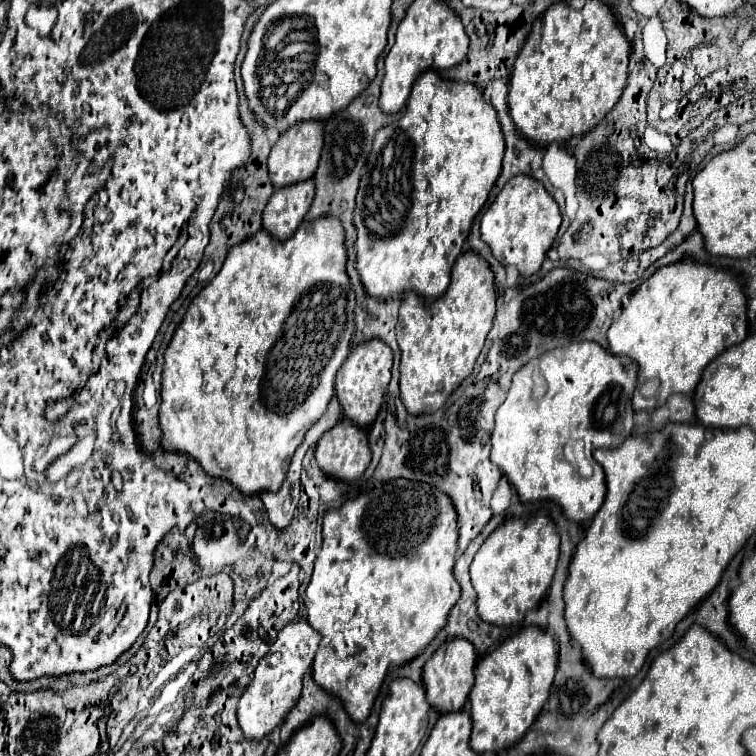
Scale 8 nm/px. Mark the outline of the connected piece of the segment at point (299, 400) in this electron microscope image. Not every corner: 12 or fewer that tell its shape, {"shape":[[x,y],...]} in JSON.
{"shape":[[337,217],[231,247],[165,351],[163,447],[277,491],[335,395]]}

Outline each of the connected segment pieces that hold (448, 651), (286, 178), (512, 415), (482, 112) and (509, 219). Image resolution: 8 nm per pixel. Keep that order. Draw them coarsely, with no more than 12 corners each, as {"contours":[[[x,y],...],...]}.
{"contours":[[[449,639],[423,669],[427,701],[461,709],[473,687],[477,653]],[[301,121],[269,155],[275,187],[313,177],[323,123]],[[595,341],[531,359],[495,415],[491,459],[523,503],[593,519],[601,471],[573,443],[633,431],[637,363]],[[417,77],[361,173],[357,271],[435,301],[501,173],[473,83]],[[515,175],[481,219],[495,259],[533,275],[561,213],[545,187]]]}

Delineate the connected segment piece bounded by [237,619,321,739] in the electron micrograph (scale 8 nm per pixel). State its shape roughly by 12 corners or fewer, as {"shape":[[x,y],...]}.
{"shape":[[279,631],[239,701],[245,737],[283,723],[301,695],[319,633]]}

